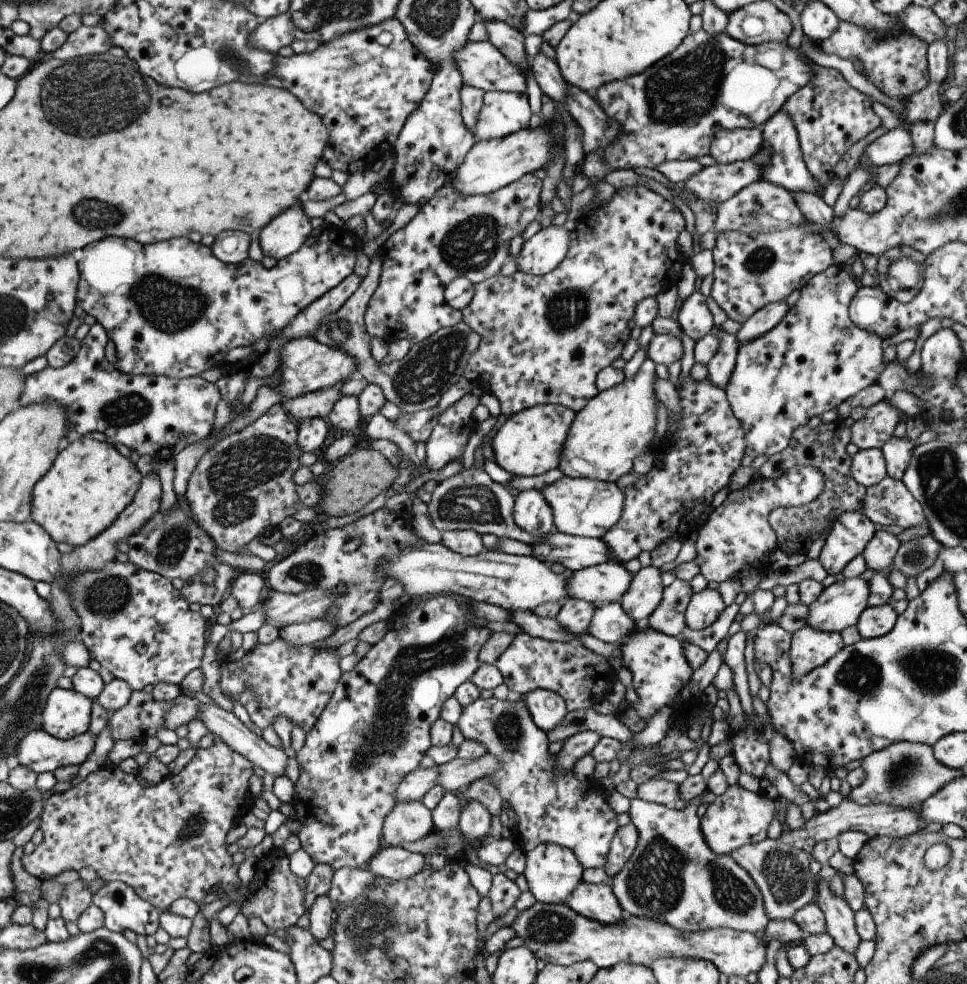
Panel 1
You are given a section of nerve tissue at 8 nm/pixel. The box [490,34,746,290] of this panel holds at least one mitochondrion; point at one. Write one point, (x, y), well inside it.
(680, 93)

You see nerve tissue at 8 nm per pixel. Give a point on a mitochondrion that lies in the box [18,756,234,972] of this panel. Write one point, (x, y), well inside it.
(196, 826)

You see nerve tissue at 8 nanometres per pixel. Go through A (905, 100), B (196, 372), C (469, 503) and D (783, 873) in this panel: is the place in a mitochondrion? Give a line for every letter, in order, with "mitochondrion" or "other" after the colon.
A: other
B: other
C: mitochondrion
D: mitochondrion

